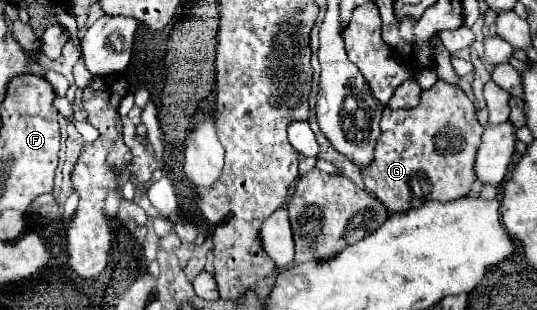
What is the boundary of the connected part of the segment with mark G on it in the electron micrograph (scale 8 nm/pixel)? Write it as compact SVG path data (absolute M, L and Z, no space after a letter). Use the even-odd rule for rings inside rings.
M437 80L429 90L423 90L419 106L411 110L383 110L381 136L375 144L375 162L371 162L367 170L361 170L363 184L391 212L407 212L409 208L423 206L427 198L439 202L463 198L475 182L475 154L479 150L481 136L483 126L475 116L473 102L465 96L461 88Z

